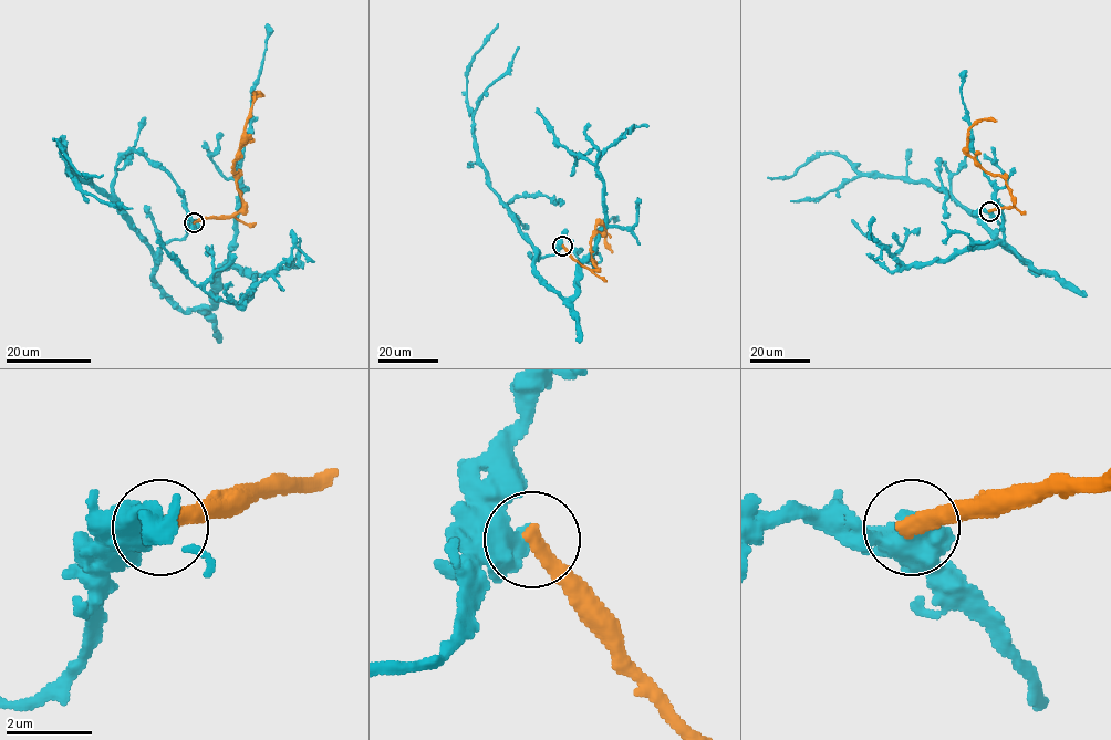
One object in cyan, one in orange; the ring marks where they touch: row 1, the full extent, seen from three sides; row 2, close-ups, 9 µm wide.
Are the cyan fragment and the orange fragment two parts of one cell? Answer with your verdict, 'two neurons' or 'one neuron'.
two neurons

